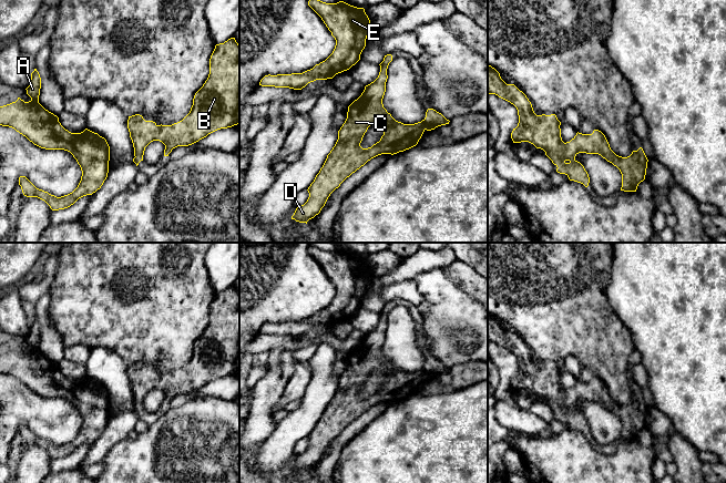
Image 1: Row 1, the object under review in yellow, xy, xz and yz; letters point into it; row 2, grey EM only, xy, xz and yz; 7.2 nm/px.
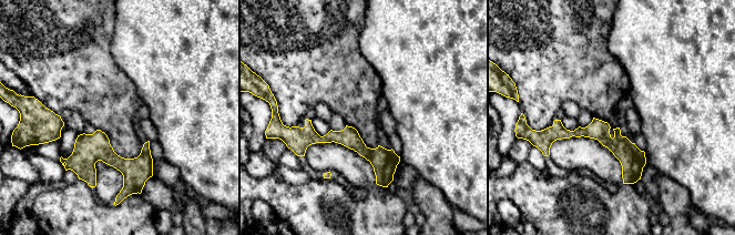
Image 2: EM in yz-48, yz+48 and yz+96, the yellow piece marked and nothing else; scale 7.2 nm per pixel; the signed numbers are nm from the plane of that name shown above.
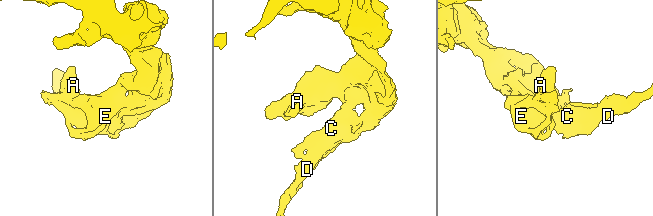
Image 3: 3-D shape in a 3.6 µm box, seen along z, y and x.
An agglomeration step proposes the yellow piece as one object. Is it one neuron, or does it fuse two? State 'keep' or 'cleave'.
keep

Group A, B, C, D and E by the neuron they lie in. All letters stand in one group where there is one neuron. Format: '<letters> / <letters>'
A B C D E

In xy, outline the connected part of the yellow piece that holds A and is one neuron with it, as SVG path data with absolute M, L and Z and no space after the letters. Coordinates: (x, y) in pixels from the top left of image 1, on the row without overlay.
M34 317L25 337L31 348L24 350L18 346L16 350L0 354L0 373L14 377L41 397L68 399L76 408L82 419L81 429L72 441L61 445L37 436L25 424L19 425L24 444L38 445L52 459L59 459L101 436L109 421L110 394L104 386L88 377L81 381L65 378L59 366L39 351L40 337L41 326Z

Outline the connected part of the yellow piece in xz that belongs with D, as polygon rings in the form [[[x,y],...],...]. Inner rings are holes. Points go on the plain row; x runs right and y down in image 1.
[[[391,302],[385,304],[379,312],[378,326],[366,333],[361,343],[348,354],[347,367],[338,379],[338,388],[308,435],[307,450],[296,456],[292,467],[307,472],[320,461],[330,442],[368,409],[381,402],[393,403],[409,398],[418,392],[426,378],[449,372],[450,369],[433,357],[428,357],[426,366],[415,372],[398,370],[387,360],[382,347],[388,327],[387,317],[391,309]],[[372,371],[381,373],[384,383],[371,395],[362,397],[360,391]]]

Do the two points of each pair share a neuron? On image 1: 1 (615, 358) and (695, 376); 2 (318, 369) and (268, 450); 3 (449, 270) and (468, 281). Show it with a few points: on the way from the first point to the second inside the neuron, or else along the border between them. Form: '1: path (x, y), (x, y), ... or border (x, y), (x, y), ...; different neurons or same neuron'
1: border (624, 325), (631, 334), (635, 349); different neurons
2: path (318, 389), (312, 408), (288, 431); same neuron
3: path (453, 270), (457, 270), (463, 277); same neuron

